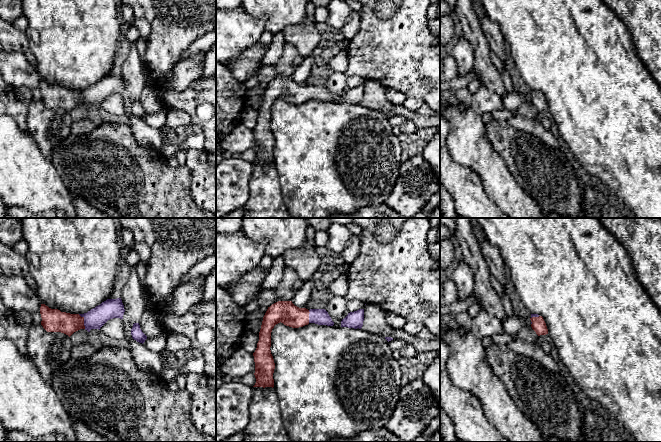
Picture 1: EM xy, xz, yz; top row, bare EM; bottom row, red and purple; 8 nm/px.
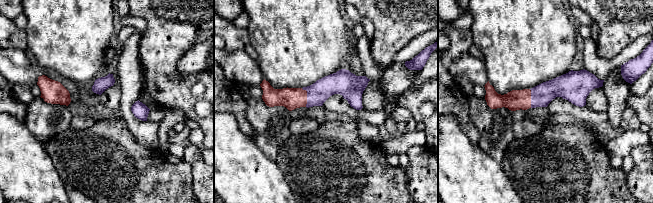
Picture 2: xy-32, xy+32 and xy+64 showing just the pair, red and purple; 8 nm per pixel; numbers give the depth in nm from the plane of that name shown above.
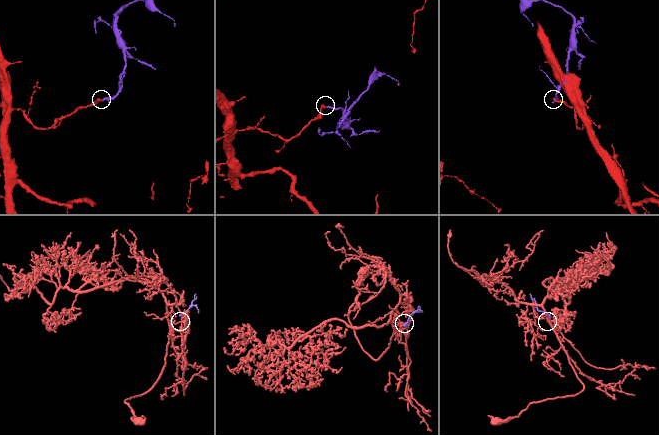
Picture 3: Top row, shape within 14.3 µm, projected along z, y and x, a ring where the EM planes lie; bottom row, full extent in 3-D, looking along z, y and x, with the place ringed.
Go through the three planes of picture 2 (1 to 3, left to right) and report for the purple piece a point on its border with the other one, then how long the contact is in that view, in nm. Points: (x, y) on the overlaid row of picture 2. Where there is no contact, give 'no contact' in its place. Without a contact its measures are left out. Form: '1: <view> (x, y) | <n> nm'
1: no contact
2: xy+32 (306, 96) | 160 nm
3: xy+64 (530, 98) | 150 nm

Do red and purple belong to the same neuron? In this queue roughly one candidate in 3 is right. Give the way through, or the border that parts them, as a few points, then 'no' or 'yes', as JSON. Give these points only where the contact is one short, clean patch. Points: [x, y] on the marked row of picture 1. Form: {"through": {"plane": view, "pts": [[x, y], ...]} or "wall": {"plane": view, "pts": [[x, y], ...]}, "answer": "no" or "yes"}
{"through": {"plane": "xy", "pts": [[53, 320], [83, 321], [92, 320], [111, 308]]}, "answer": "yes"}

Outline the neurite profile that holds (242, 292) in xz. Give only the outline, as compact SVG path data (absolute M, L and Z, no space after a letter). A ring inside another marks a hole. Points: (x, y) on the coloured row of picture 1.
M257 267L240 277L236 283L231 284L227 291L232 300L240 306L245 306L251 302L263 290L262 283L268 271Z

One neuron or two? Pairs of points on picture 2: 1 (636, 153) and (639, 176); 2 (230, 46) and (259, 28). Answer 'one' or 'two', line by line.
1: one
2: two

